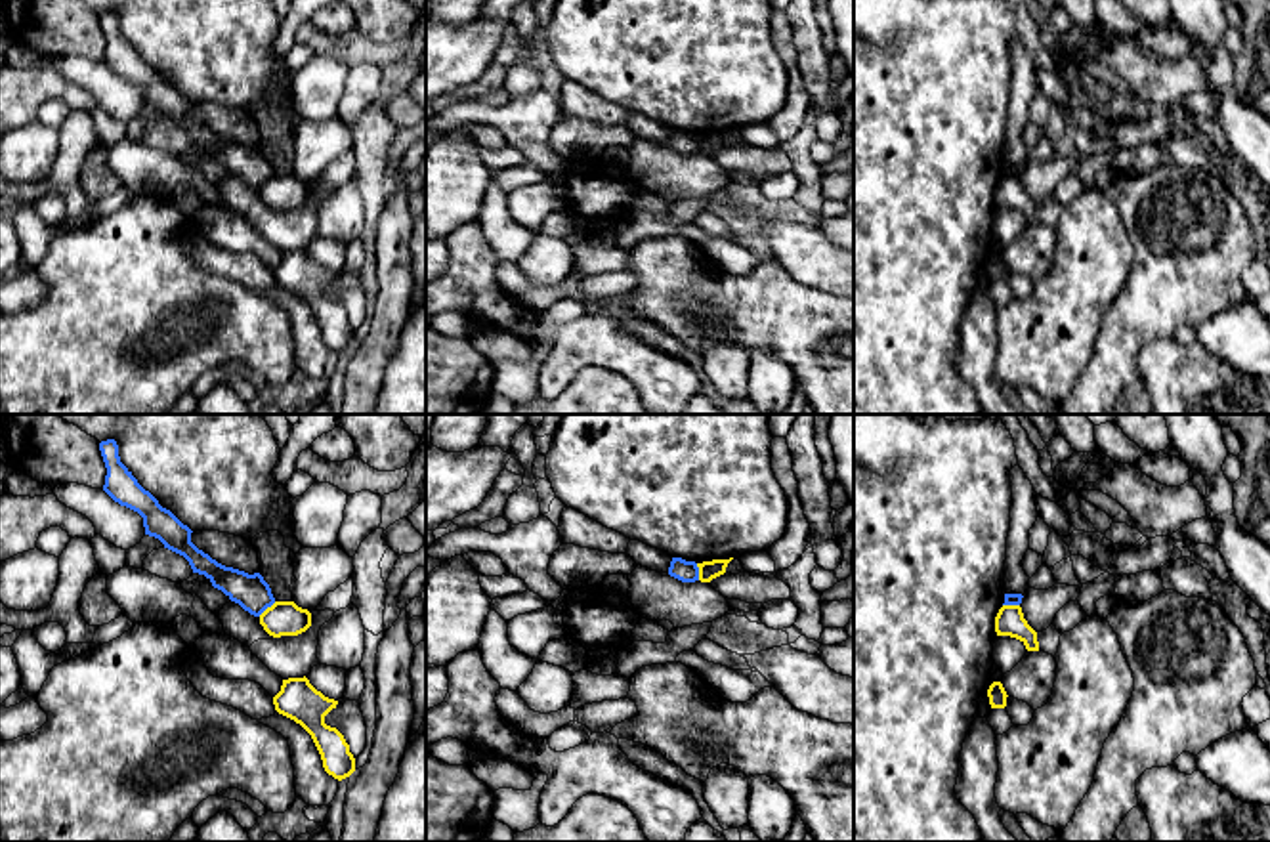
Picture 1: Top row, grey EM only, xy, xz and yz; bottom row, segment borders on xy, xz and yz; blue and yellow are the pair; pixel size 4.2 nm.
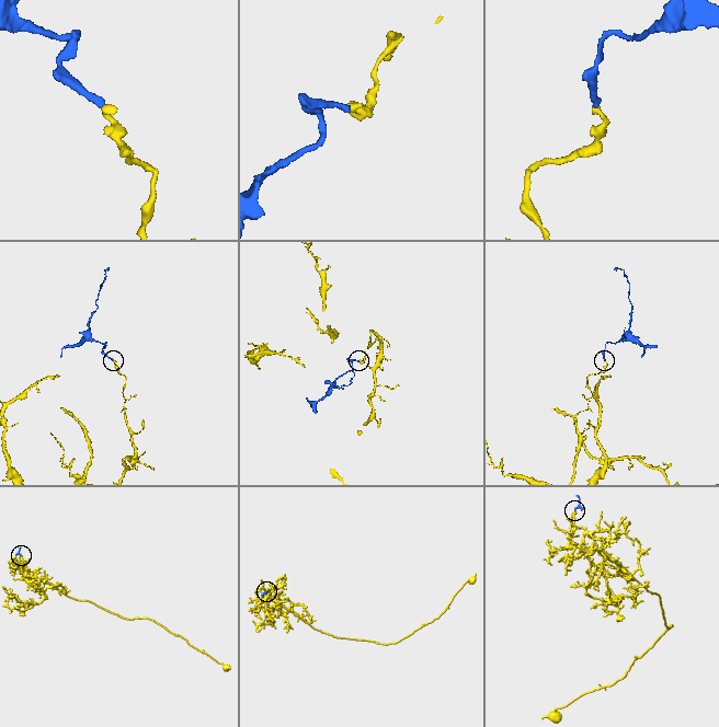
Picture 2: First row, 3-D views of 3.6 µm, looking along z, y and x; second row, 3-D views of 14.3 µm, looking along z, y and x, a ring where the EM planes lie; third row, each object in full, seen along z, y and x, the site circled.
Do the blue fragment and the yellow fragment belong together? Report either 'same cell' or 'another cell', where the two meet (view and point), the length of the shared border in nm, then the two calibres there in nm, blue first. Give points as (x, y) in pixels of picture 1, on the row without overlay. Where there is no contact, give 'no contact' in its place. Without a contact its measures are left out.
another cell | xy (266, 180) | 100 nm | 150/140 nm

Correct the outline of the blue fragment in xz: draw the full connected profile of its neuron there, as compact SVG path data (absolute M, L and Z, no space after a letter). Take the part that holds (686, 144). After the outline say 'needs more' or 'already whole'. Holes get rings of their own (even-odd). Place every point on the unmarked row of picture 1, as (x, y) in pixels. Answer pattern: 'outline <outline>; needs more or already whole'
outline M672 130L668 147L682 153L682 155L695 155L699 153L699 139L695 134L686 134L682 130Z; already whole

